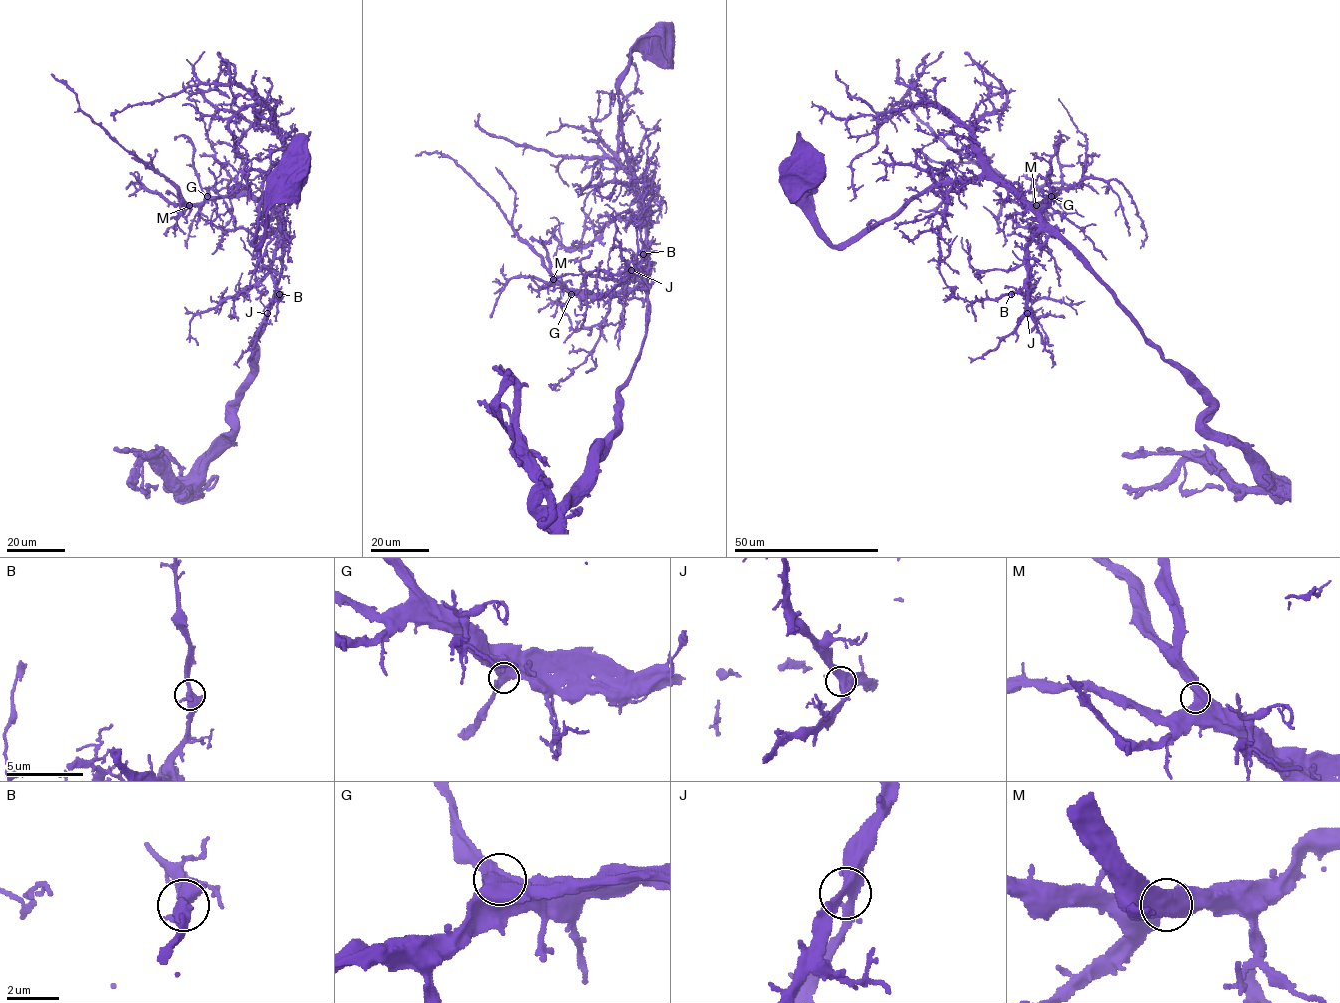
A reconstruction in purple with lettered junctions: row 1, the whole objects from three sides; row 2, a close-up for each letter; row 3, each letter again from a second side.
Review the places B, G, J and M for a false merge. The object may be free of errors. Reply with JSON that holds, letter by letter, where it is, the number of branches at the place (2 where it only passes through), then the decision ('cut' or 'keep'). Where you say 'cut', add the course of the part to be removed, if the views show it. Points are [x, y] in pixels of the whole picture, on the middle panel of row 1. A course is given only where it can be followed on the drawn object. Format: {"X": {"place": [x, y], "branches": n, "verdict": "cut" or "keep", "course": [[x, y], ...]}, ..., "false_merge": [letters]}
{"B": {"place": [643, 254], "branches": 3, "verdict": "keep"}, "G": {"place": [571, 294], "branches": 3, "verdict": "keep"}, "J": {"place": [631, 270], "branches": 3, "verdict": "keep"}, "M": {"place": [553, 279], "branches": 2, "verdict": "keep"}, "false_merge": []}

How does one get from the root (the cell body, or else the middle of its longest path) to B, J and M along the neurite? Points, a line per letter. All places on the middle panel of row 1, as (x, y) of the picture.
B: (660, 37), (651, 34), (631, 53), (617, 82), (622, 150), (643, 204), (646, 282), (635, 270), (643, 254)
J: (660, 37), (651, 34), (631, 53), (617, 82), (622, 150), (643, 204), (646, 282), (631, 270)
M: (660, 37), (651, 34), (631, 53), (617, 82), (622, 150), (643, 204), (646, 275), (612, 294), (553, 279)

